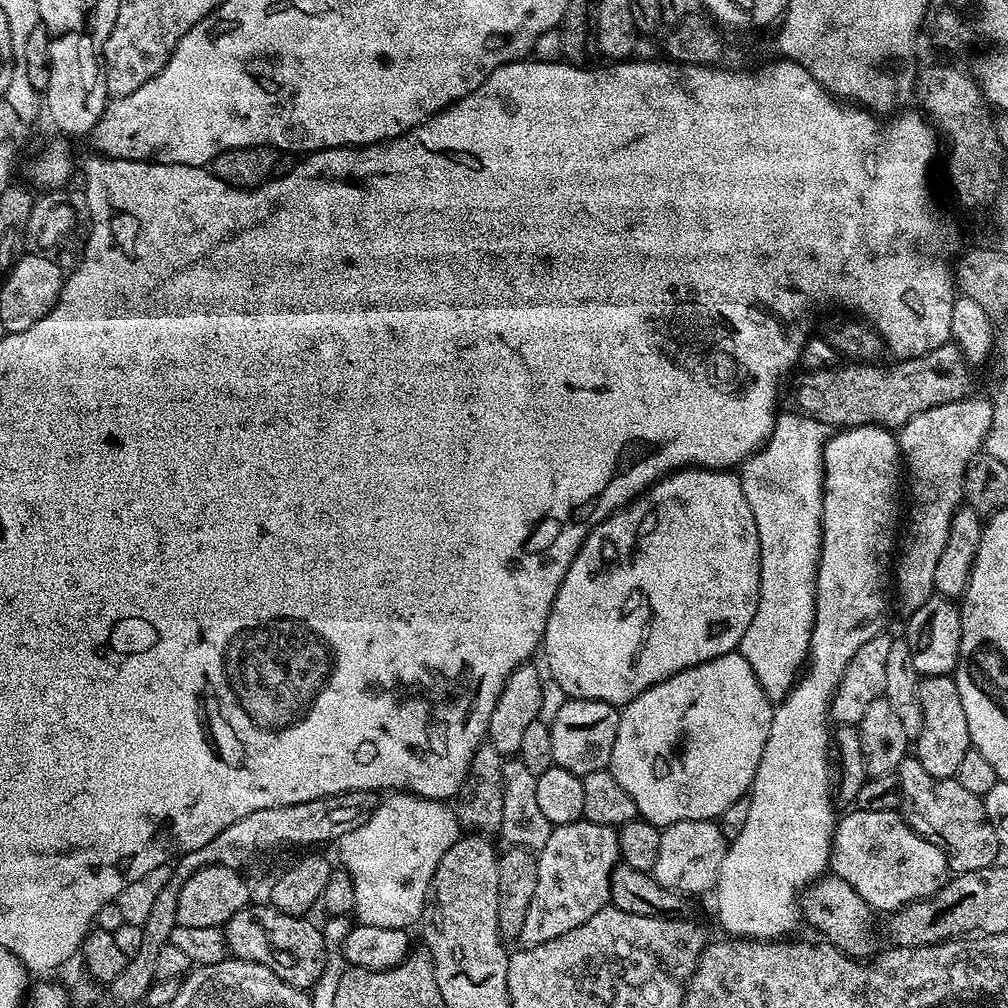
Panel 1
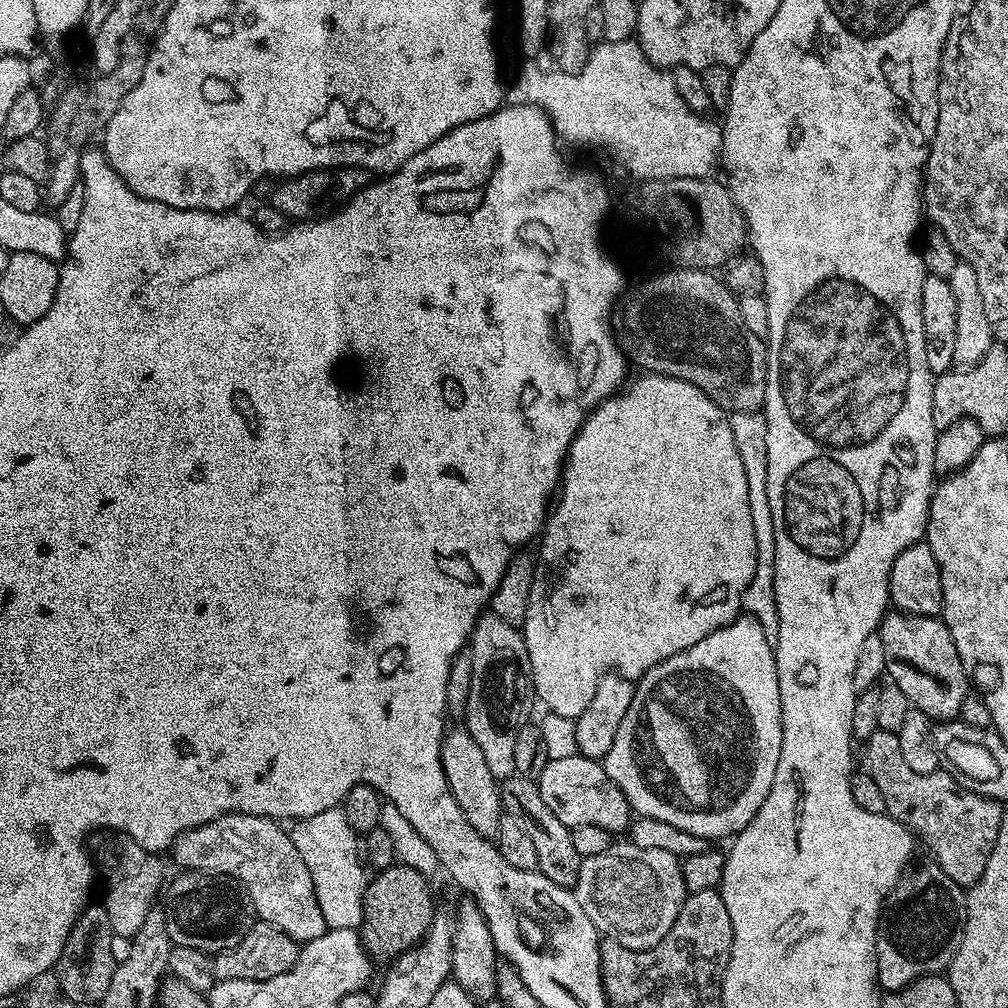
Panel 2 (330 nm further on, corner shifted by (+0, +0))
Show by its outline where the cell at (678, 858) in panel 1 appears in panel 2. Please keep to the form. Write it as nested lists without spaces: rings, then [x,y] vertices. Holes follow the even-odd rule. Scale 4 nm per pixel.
[[[614,842],[602,854],[581,859],[574,885],[576,901],[578,906],[582,906],[586,918],[594,922],[597,932],[617,940],[630,950],[646,950],[658,946],[658,942],[666,938],[666,930],[674,926],[674,918],[678,918],[678,910],[682,910],[686,895],[682,860],[681,857],[670,854],[670,850],[642,850],[642,846],[634,846],[631,842],[623,843]]]

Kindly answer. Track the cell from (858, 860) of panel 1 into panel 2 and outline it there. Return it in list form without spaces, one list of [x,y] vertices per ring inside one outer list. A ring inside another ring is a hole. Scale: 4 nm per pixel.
[[[935,862],[909,867],[888,895],[876,935],[876,971],[881,989],[896,992],[919,976],[940,974],[952,963],[966,922],[966,892]]]

